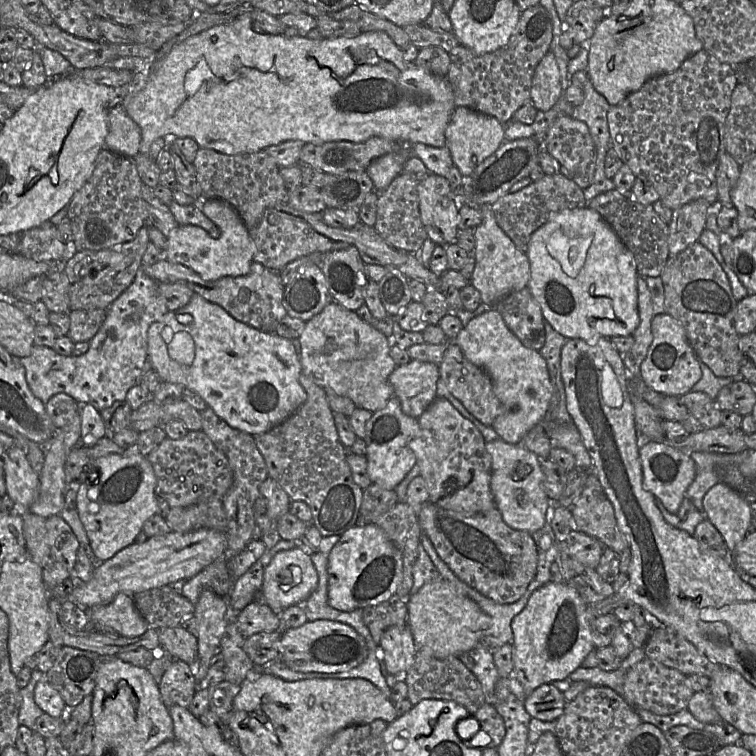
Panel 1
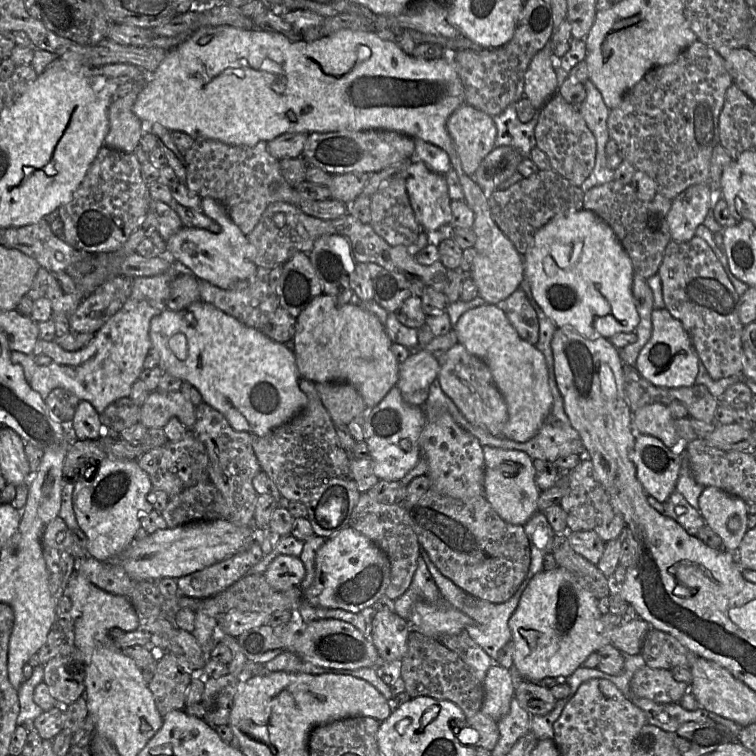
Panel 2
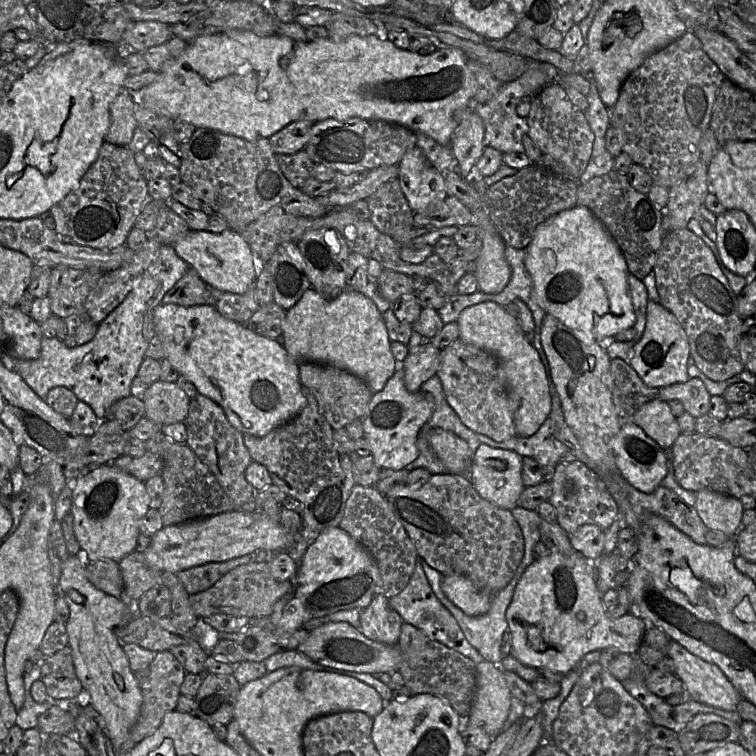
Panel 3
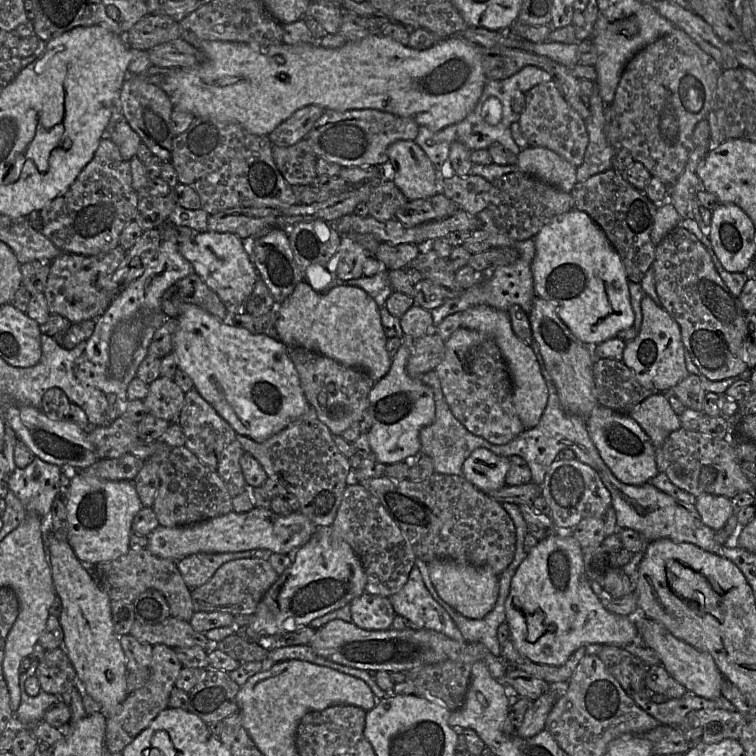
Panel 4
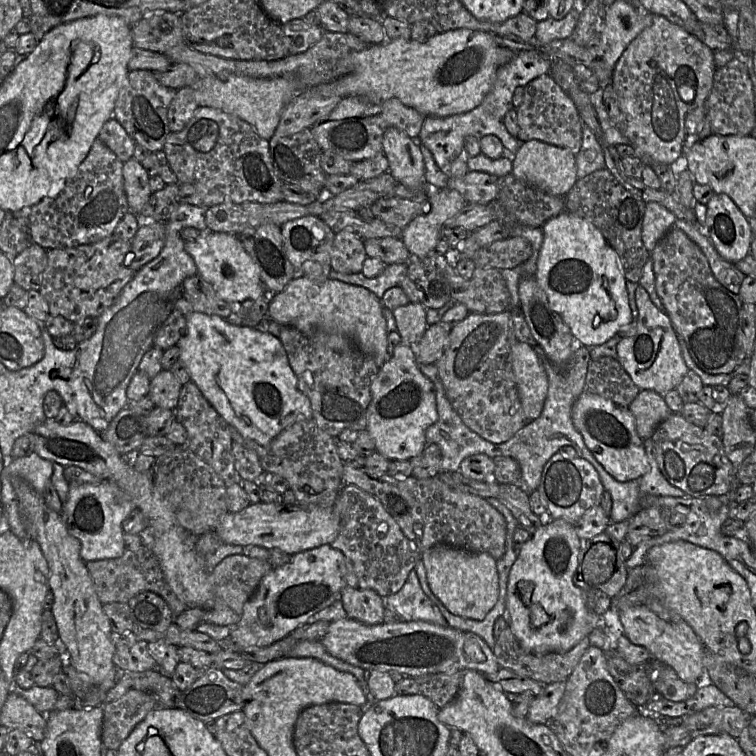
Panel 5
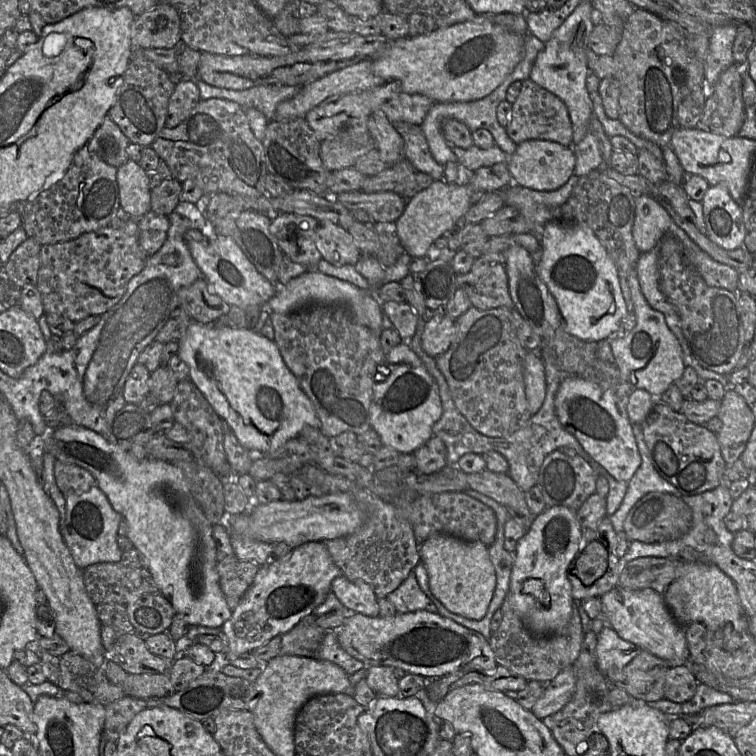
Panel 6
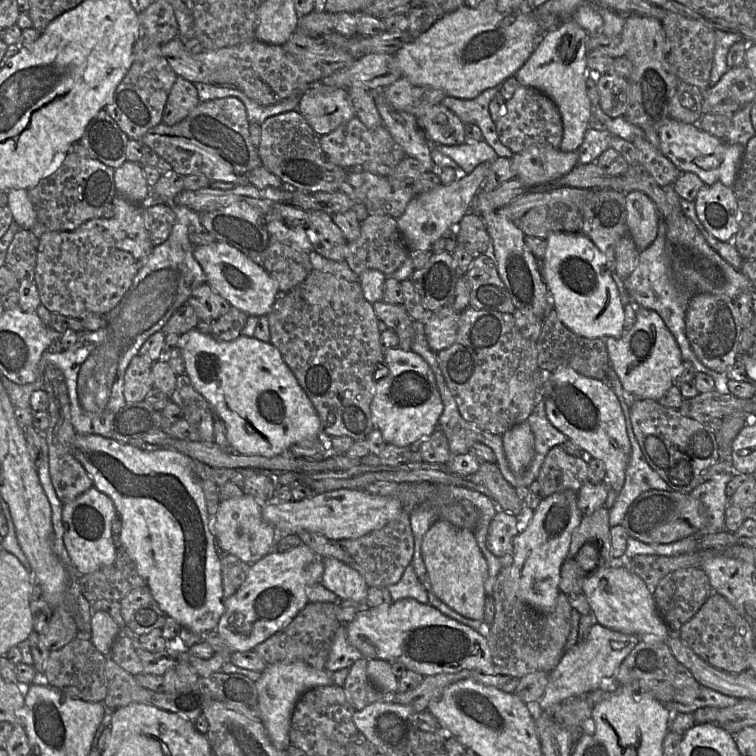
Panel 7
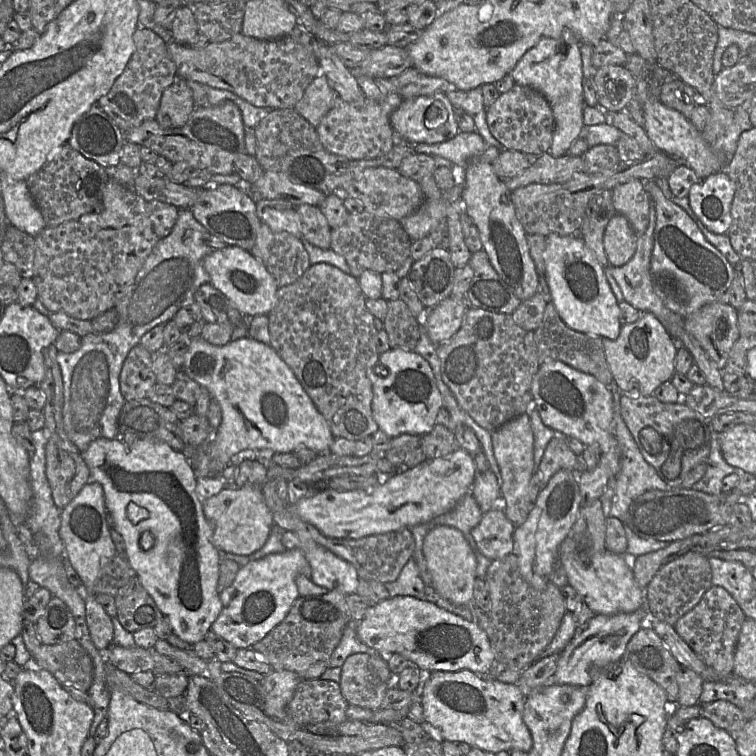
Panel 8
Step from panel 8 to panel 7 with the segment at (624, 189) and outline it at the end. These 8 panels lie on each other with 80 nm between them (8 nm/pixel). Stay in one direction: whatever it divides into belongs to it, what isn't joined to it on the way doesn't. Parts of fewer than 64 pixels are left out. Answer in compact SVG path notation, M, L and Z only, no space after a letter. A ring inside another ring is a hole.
M642 191L626 193L627 226L639 251L656 239L661 220L655 203Z

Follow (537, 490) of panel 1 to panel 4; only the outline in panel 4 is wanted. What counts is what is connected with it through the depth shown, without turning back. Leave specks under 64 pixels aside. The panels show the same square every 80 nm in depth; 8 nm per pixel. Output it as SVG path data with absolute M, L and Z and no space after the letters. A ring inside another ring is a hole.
M477 448L463 463L463 476L478 490L487 493L504 486L510 466L508 457L494 454L486 448Z

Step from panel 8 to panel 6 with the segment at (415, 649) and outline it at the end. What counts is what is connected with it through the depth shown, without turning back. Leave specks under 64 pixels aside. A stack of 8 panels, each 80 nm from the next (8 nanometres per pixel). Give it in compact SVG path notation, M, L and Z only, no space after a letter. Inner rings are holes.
M424 610L397 613L393 617L370 617L349 612L337 629L337 639L349 655L363 662L365 668L400 668L405 673L419 675L426 680L467 671L493 675L497 666L489 643L481 634L438 613Z

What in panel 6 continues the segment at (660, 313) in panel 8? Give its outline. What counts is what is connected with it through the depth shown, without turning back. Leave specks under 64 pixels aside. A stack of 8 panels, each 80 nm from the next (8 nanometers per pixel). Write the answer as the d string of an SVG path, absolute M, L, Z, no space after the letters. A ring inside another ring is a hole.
M658 245L649 252L641 253L637 265L637 277L641 290L652 308L664 314L667 326L676 336L682 350L685 366L692 367L702 381L713 379L725 388L733 389L729 384L729 375L723 375L703 368L691 353L683 334L681 320L677 309L670 303L660 289L659 283L659 250Z

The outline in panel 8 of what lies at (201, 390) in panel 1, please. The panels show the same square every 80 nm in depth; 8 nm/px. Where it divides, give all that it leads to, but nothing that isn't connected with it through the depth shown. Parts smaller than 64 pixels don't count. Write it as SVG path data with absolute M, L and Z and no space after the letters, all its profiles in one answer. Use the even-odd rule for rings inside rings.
M248 336L229 341L224 346L209 344L201 337L192 338L184 355L182 370L204 387L221 409L221 423L205 441L207 455L216 461L215 476L229 465L233 455L243 450L269 450L273 453L293 453L298 448L307 448L317 454L330 452L334 440L329 426L318 412L312 400L298 382L292 370L277 352Z

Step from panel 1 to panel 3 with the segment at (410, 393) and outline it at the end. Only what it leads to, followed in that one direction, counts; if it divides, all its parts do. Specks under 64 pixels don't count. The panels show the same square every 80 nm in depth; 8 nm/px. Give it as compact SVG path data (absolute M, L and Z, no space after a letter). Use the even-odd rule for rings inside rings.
M427 340L416 350L409 351L401 363L404 371L404 384L409 392L421 390L422 385L436 375L441 363L441 350Z

